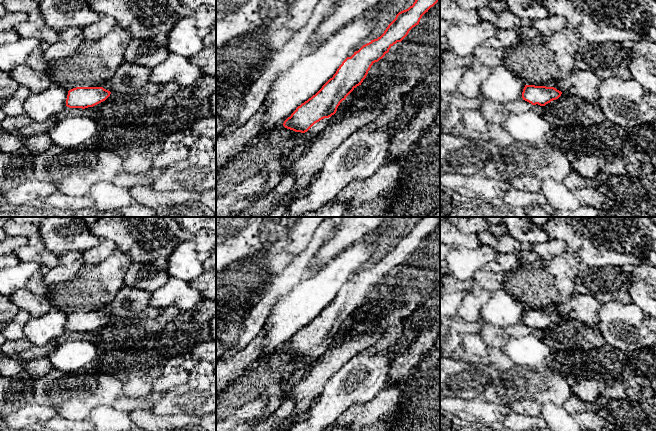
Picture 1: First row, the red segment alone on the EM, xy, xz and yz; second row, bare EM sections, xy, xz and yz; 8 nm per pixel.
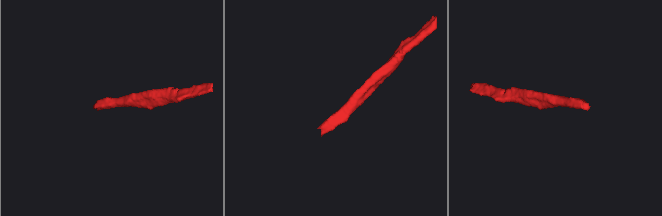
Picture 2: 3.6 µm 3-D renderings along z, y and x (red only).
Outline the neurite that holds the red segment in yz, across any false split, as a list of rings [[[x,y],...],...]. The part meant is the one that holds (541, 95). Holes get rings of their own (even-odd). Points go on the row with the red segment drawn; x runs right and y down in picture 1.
[[[525,85],[522,98],[532,105],[545,106],[553,100],[558,99],[562,92],[554,87]]]

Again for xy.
[[[76,87],[68,91],[66,106],[88,108],[105,101],[111,92],[103,87]]]

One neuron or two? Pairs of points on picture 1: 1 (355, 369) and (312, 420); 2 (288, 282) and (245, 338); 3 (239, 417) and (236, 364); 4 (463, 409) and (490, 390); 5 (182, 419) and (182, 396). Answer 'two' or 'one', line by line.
1: one
2: one
3: two
4: two
5: two

